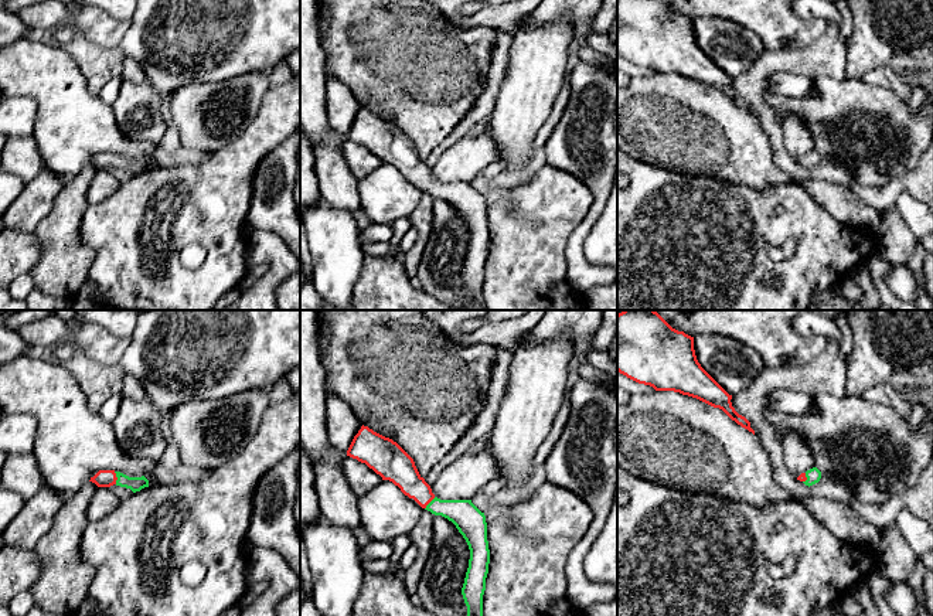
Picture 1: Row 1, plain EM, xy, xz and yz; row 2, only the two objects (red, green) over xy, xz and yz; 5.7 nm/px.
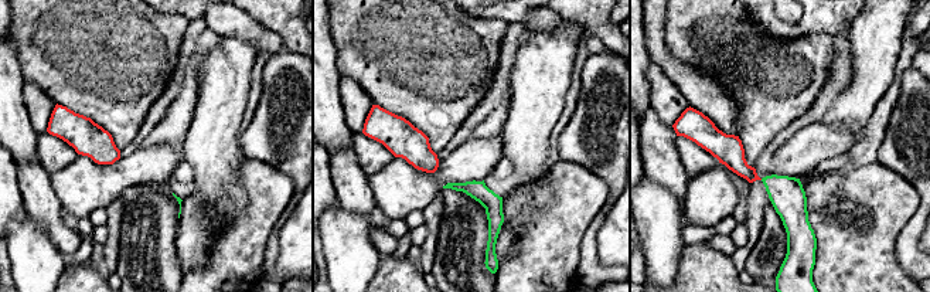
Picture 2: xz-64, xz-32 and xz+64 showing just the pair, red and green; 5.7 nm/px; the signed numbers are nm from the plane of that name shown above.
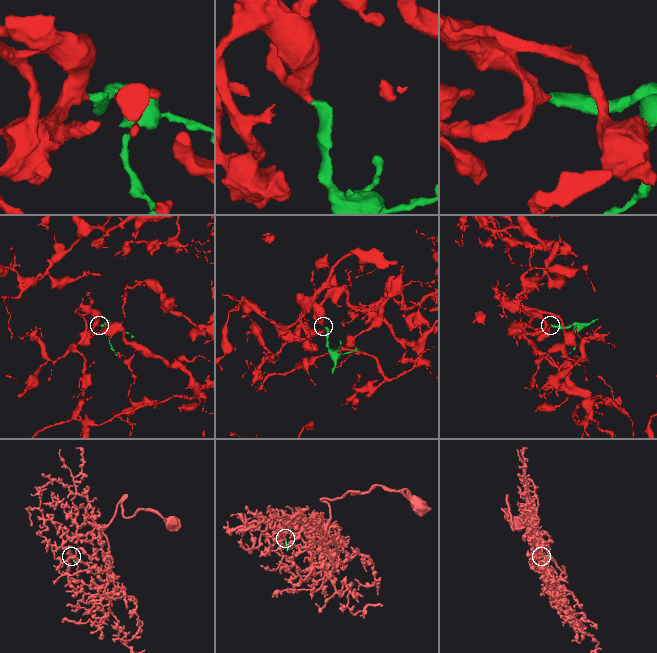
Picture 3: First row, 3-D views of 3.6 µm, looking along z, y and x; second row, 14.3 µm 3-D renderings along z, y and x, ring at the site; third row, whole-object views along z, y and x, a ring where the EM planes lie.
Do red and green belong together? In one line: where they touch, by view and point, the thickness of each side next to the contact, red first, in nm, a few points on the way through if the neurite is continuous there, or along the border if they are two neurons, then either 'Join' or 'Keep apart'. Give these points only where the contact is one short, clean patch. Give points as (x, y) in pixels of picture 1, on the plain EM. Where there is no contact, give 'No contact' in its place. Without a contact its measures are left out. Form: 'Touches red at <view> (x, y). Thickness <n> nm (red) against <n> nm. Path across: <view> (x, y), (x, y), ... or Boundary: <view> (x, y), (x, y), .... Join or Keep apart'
Touches red at xy (116, 160). Thickness 100 nm (red) against 80 nm. Path across: xy (104, 160), (116, 160), (133, 166). Join

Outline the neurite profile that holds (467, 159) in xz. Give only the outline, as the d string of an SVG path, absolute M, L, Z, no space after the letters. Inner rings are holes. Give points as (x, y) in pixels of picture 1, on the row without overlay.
M487 132L460 139L440 156L430 171L440 183L473 183L496 161L498 161L498 149Z

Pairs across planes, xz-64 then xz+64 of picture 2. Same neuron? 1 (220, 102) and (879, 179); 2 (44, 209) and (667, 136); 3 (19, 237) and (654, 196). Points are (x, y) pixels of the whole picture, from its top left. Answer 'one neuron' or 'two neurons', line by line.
1: two neurons
2: one neuron
3: one neuron

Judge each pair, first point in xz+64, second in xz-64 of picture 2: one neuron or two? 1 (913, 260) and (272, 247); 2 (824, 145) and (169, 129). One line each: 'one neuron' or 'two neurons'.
1: one neuron
2: two neurons

